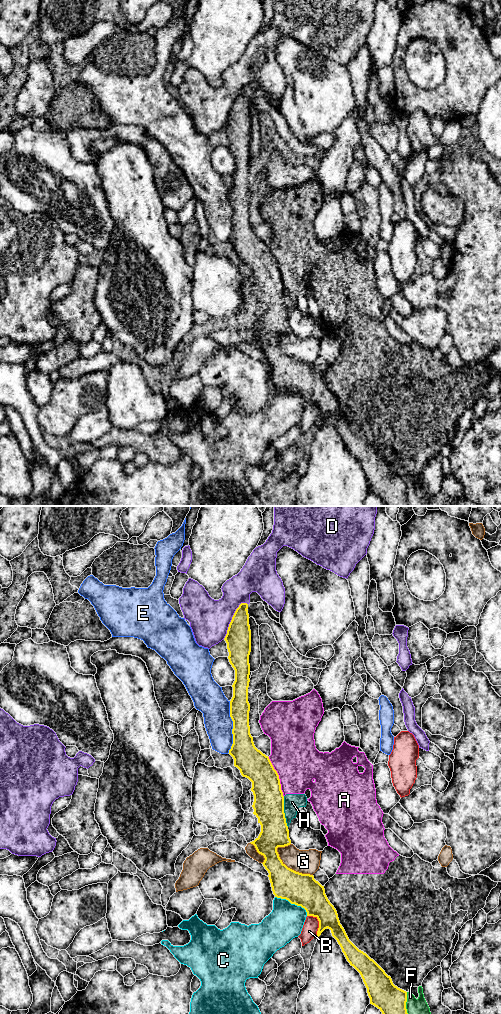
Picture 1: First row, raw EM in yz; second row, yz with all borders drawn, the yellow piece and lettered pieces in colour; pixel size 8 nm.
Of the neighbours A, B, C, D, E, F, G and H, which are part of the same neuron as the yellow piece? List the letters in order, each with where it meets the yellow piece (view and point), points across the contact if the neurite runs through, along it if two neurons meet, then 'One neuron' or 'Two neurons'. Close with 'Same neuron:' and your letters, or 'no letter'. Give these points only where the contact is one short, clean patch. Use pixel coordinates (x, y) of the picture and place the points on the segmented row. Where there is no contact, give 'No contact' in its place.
A: Touches yellow at yz (278, 777). Boundary: yz (268, 757), (278, 775), (283, 796). Two neurons
B: Touches yellow at yz (319, 923). Two neurons
C: Touches yellow at yz (293, 903). Two neurons
D: Touches yellow at yz (232, 619). Two neurons
E: Touches yellow at yz (233, 727). Two neurons
F: Touches yellow at yz (405, 1003). Two neurons
G: Touches yellow at yz (291, 869). Two neurons
H: Touches yellow at yz (283, 811). Boundary: yz (283, 796), (283, 812), (288, 826). Two neurons
Same neuron: no letter

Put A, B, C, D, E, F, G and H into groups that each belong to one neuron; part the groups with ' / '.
A H / B / C / D / E / F / G

